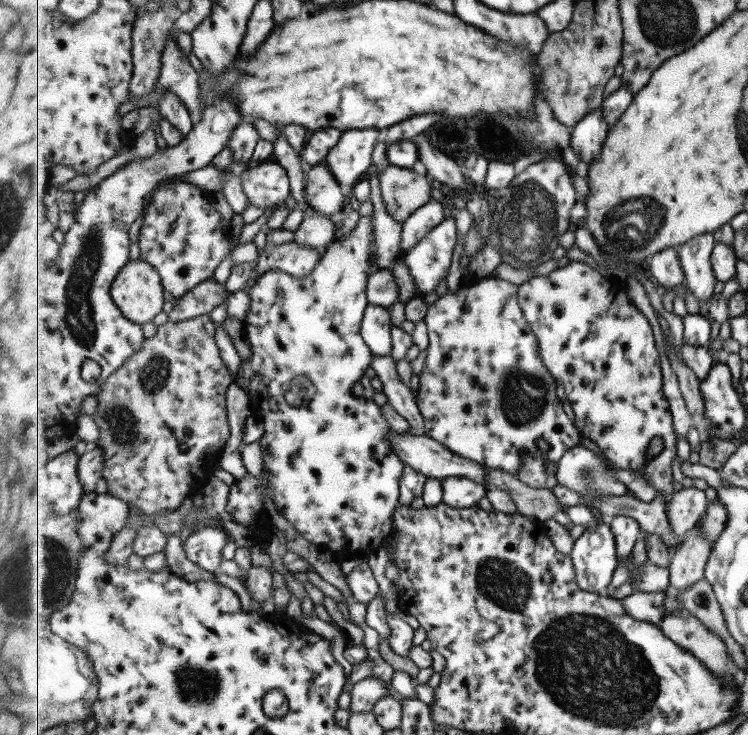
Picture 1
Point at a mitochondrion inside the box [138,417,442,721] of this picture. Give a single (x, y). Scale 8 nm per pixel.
(185, 682)

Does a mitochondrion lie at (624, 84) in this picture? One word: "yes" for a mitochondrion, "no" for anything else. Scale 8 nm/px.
no

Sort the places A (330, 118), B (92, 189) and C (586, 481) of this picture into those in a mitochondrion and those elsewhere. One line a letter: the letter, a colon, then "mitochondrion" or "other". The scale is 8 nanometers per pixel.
A: other
B: other
C: mitochondrion

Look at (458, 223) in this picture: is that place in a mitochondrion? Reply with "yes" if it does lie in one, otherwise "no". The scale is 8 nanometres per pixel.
no

